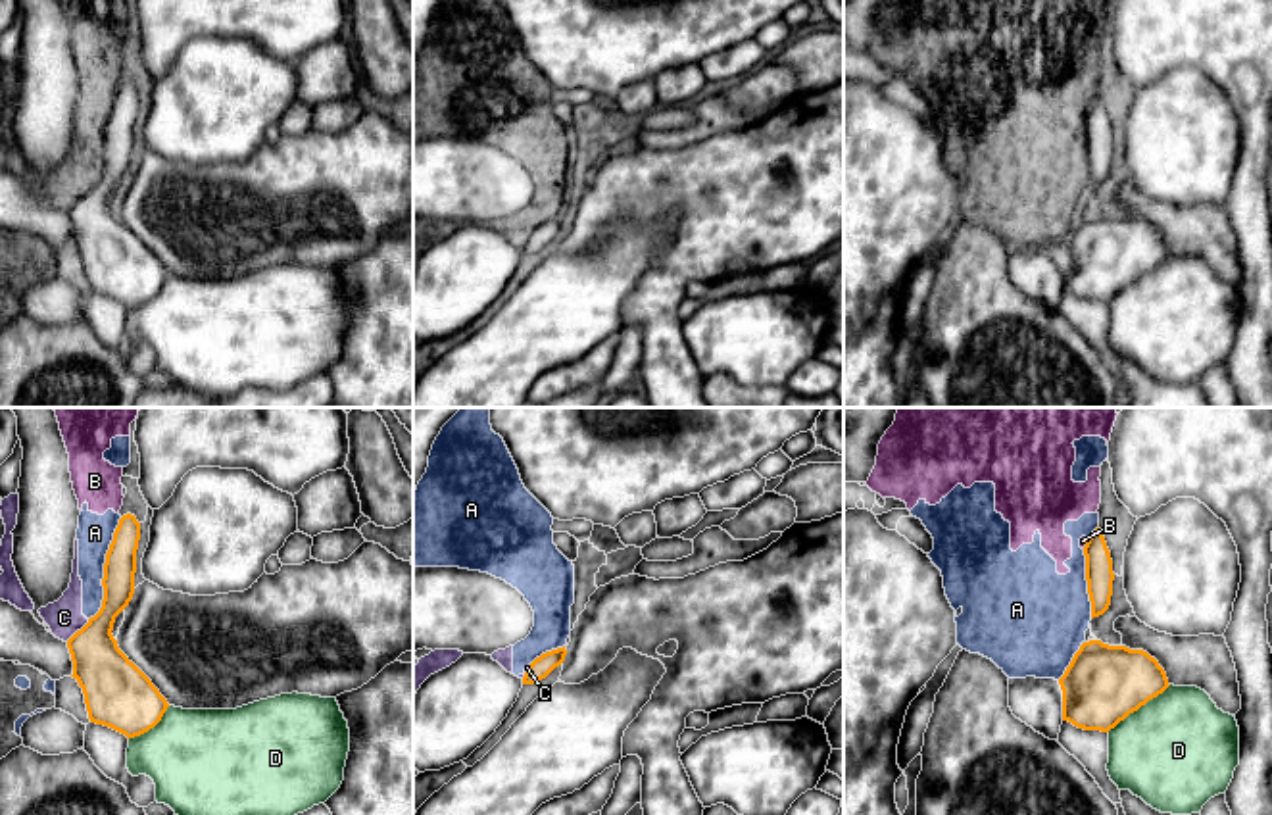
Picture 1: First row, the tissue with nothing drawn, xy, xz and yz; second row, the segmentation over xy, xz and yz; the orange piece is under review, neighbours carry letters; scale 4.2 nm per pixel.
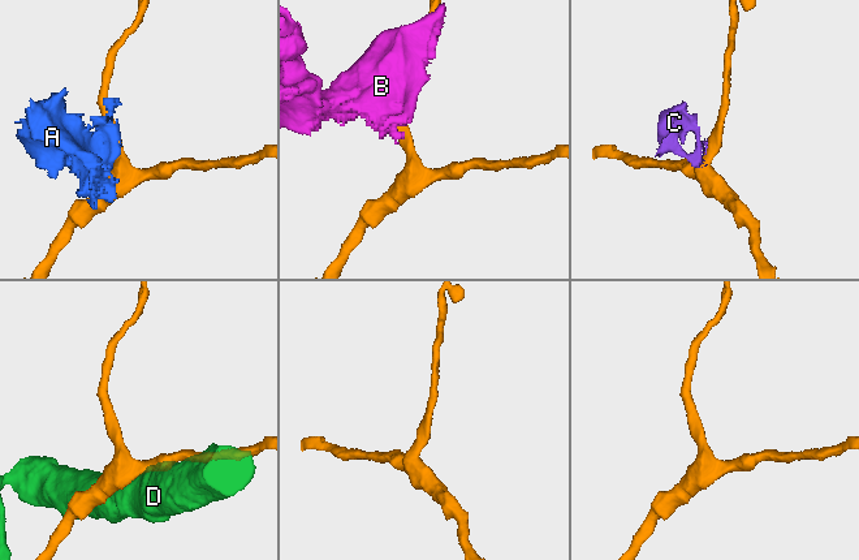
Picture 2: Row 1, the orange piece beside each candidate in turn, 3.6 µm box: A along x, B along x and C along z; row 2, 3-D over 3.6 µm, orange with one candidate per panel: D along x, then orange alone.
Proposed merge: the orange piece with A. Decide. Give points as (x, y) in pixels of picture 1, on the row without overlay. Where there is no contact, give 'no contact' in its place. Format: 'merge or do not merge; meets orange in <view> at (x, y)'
do not merge; meets orange in xy at (104, 139)

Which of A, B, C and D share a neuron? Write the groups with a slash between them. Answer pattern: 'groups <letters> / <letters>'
groups A B C / D

